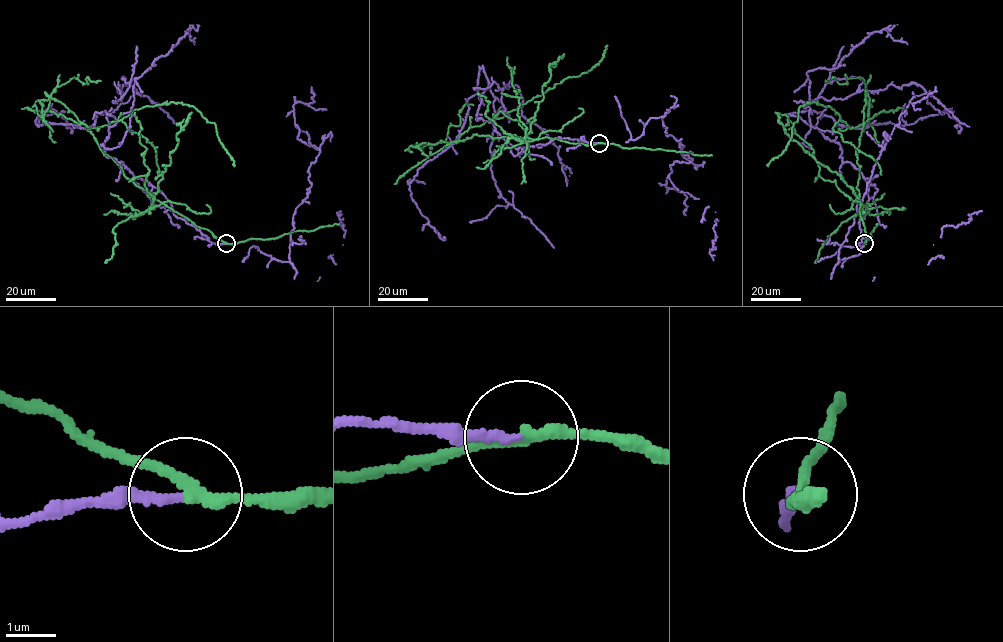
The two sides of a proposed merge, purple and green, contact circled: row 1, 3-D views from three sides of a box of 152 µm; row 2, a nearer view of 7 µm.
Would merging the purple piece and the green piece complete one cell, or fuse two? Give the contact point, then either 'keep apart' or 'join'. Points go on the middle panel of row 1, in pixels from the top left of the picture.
(599, 143) | keep apart

